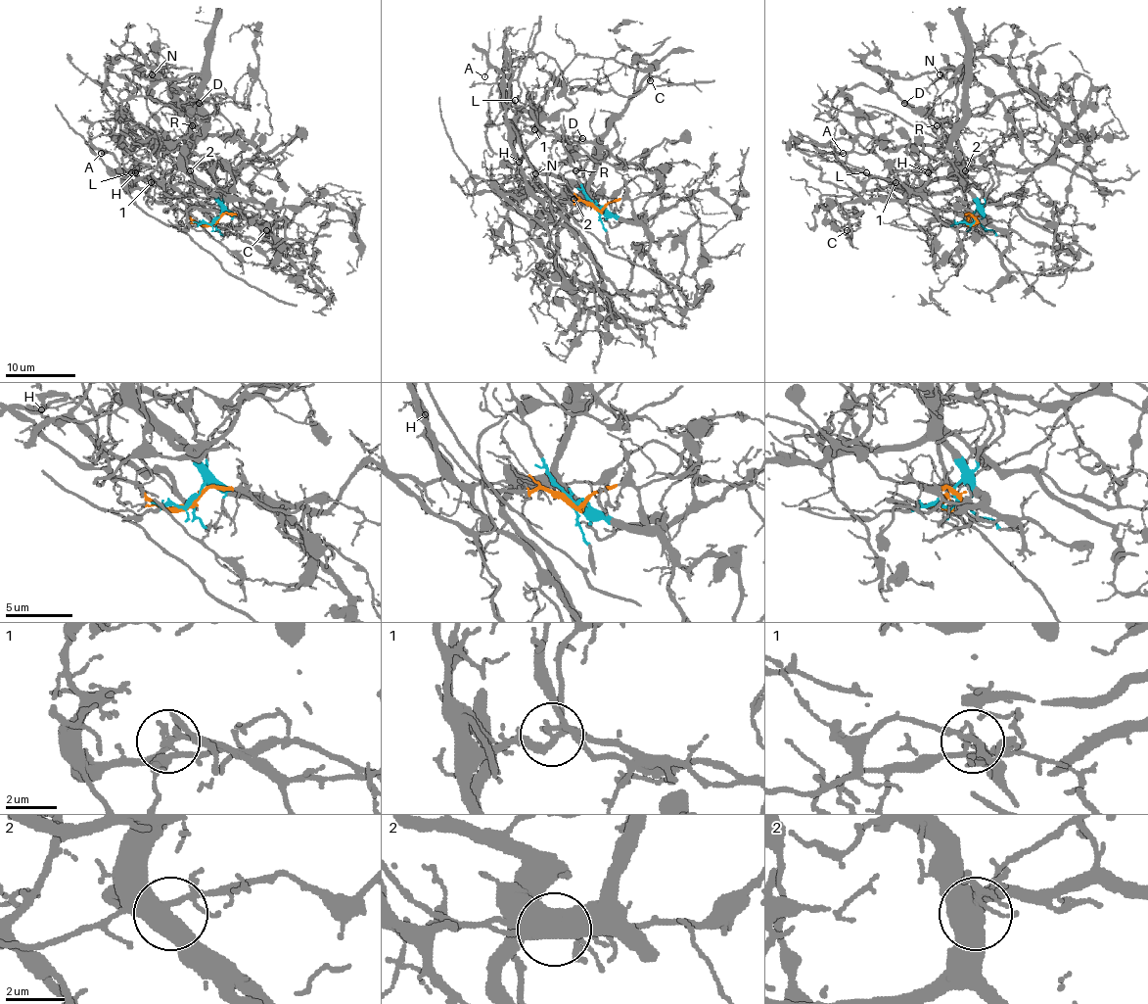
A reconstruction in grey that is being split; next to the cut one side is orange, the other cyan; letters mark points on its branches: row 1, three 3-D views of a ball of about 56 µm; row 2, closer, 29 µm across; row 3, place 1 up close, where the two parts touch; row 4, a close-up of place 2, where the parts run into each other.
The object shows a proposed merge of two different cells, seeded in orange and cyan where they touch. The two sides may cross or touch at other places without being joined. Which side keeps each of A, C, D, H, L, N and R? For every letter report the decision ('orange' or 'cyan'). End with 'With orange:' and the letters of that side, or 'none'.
A: orange
C: orange
D: cyan
H: orange
L: orange
N: cyan
R: cyan
With orange: A, C, H, L

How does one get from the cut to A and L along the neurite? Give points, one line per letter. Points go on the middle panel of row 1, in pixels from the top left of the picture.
A: (597, 210), (577, 201), (556, 202), (537, 197), (511, 144), (503, 77), (494, 69), (489, 69), (484, 77)
L: (597, 210), (577, 201), (556, 202), (537, 197), (527, 183), (511, 144), (511, 128), (505, 114), (514, 100)

